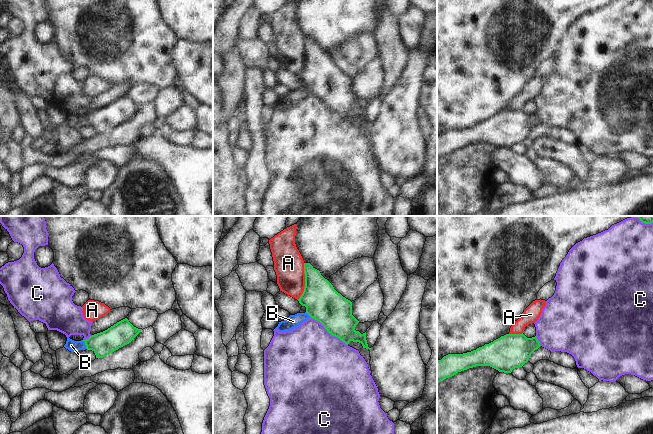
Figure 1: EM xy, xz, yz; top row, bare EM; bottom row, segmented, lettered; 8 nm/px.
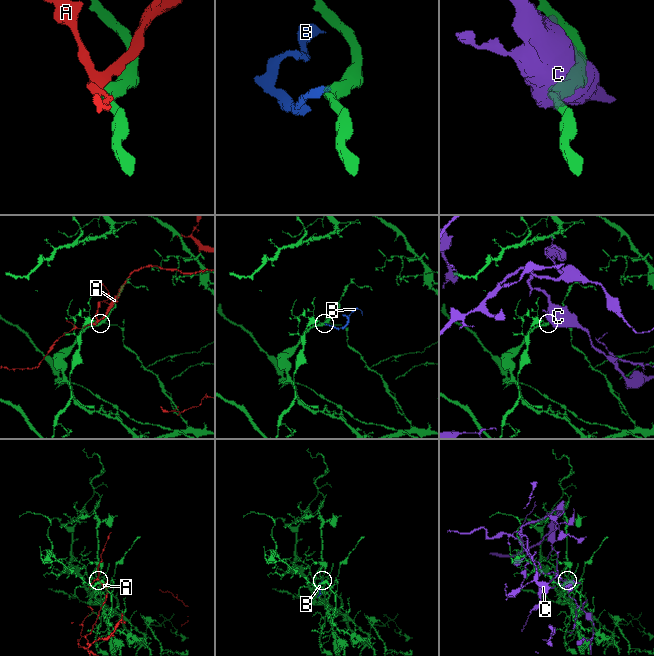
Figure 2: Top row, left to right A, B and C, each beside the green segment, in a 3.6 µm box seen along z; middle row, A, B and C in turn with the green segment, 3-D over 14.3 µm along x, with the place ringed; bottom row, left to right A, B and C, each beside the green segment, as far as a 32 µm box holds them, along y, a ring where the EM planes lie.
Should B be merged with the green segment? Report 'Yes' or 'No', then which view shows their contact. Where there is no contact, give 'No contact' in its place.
Yes. Touches green in xy.

